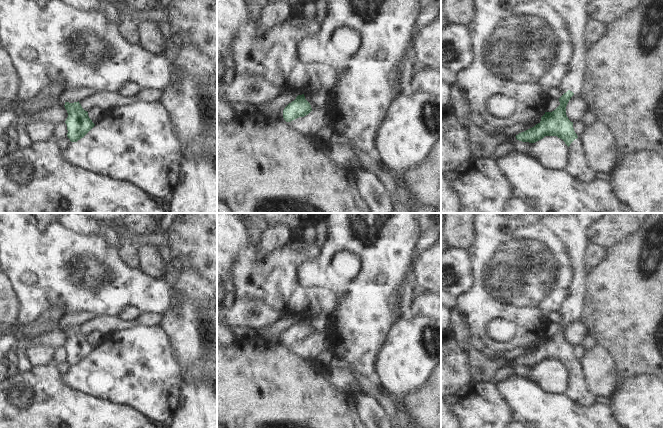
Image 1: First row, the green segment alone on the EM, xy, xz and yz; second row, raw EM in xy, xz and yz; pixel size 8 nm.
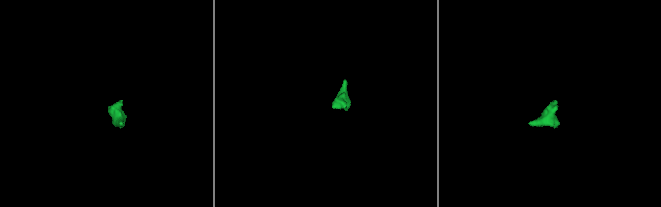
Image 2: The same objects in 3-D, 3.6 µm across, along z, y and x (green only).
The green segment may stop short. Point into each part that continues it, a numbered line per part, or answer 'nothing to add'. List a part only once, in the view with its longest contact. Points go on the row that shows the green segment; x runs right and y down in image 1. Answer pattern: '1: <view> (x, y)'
1: yz (577, 166)

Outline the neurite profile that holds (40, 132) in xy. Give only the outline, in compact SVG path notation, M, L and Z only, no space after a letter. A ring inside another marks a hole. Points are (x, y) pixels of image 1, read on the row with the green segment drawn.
M46 122L30 123L27 126L27 132L33 144L42 146L44 143L53 140L56 124Z

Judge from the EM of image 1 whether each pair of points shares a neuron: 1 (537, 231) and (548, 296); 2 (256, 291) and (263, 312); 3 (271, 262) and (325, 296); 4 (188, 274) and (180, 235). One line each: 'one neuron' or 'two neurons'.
1: one neuron
2: two neurons
3: one neuron
4: two neurons

